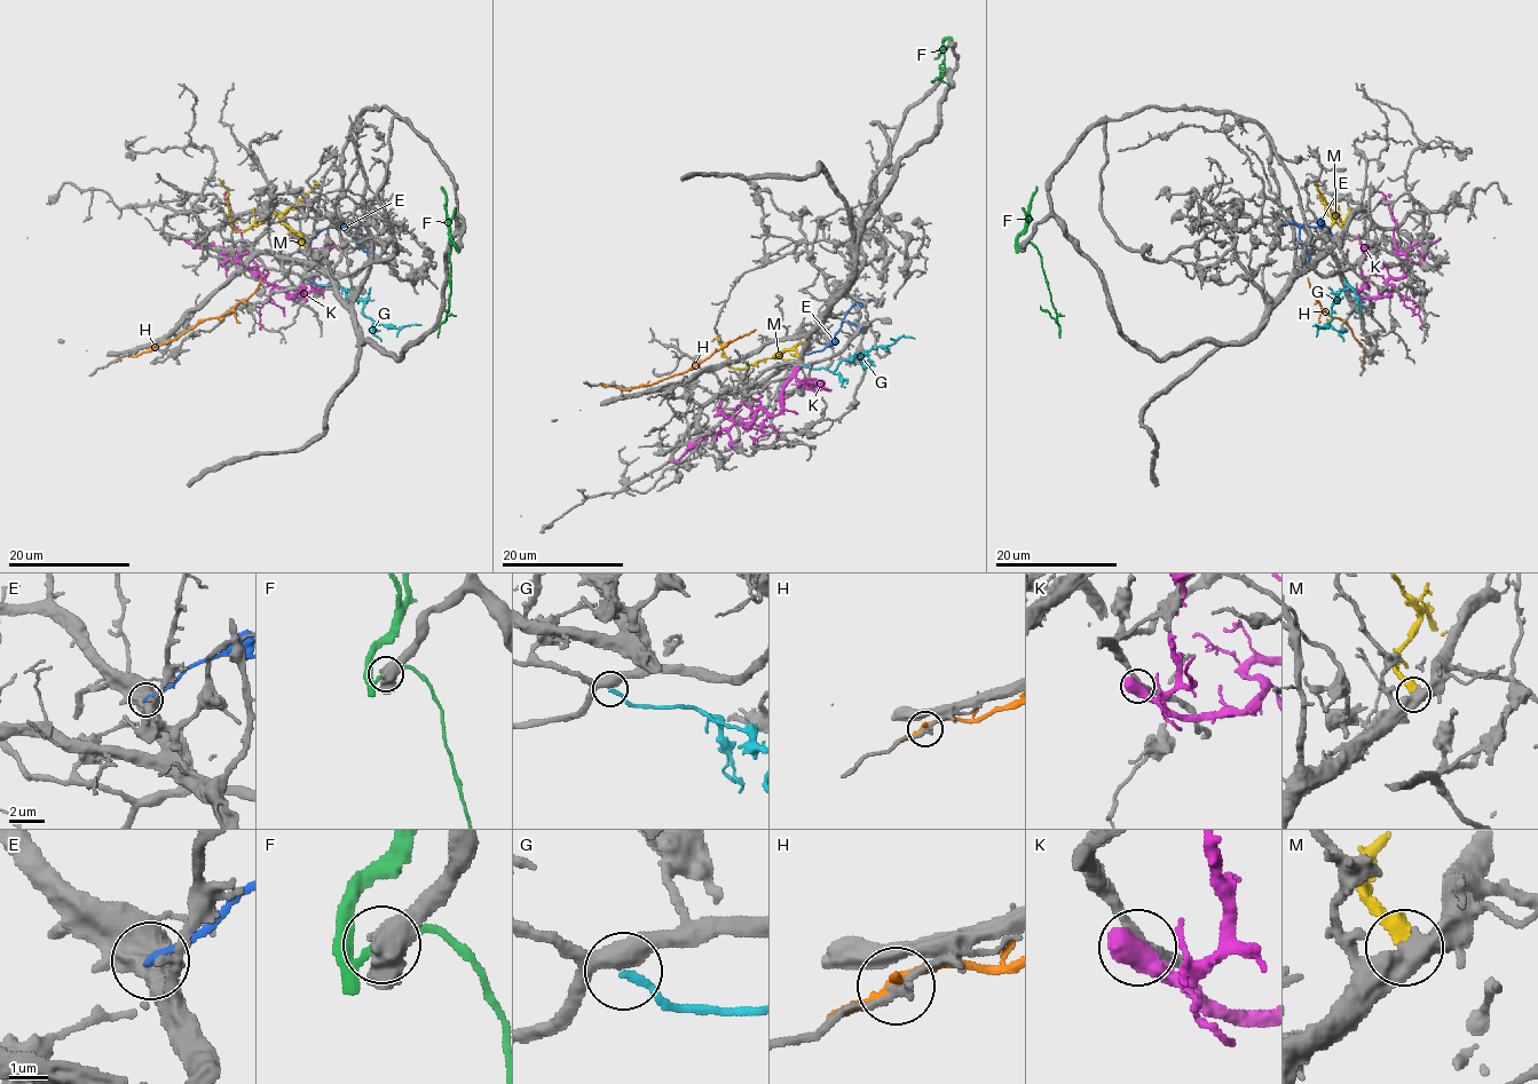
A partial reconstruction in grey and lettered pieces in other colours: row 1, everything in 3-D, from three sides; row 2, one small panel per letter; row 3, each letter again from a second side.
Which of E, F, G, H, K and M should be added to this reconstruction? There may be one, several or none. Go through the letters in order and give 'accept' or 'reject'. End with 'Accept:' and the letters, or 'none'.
E: reject
F: reject
G: reject
H: reject
K: reject
M: reject
Accept: none

